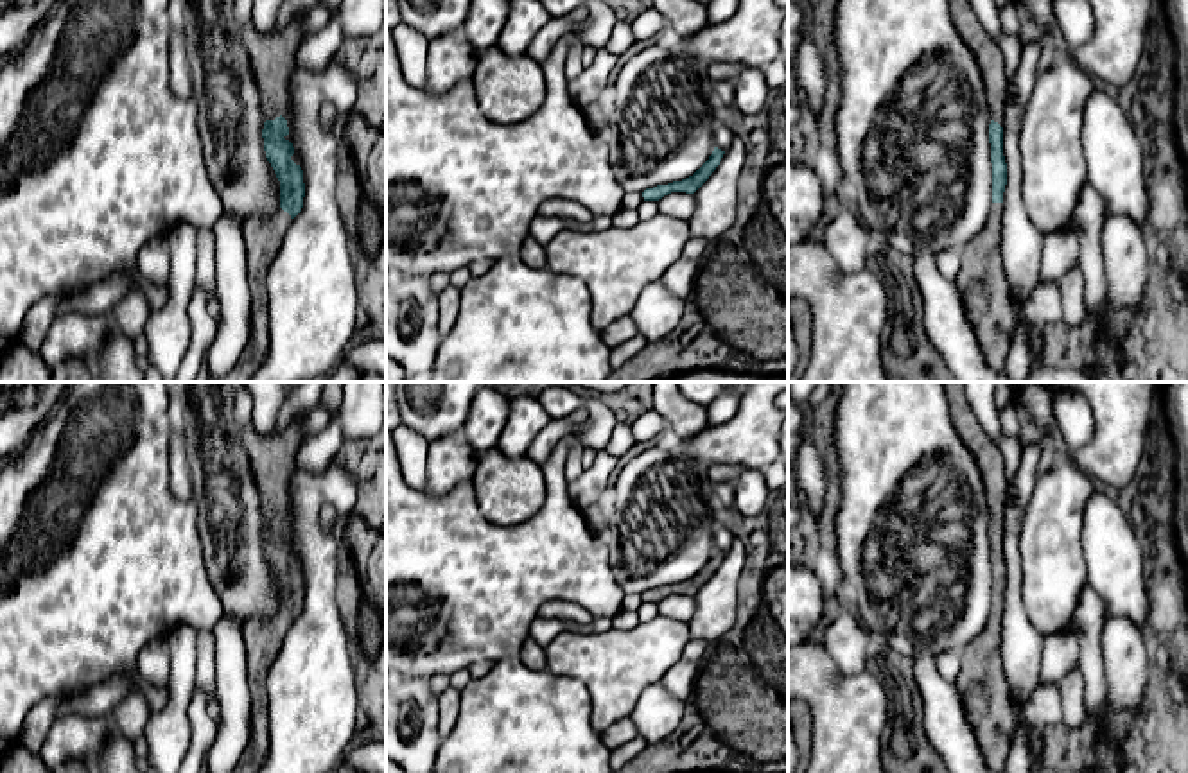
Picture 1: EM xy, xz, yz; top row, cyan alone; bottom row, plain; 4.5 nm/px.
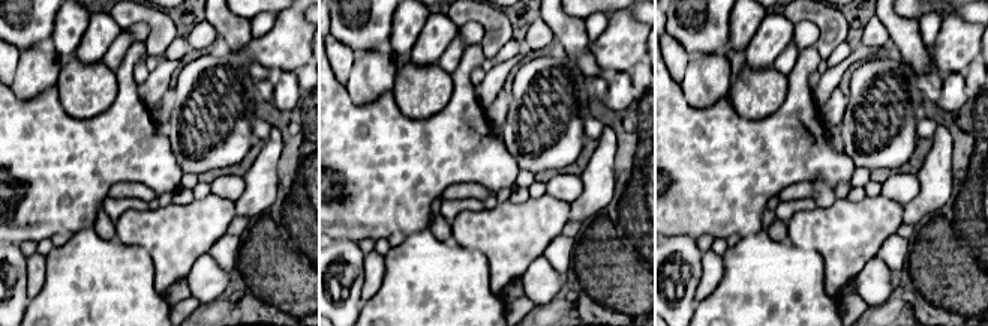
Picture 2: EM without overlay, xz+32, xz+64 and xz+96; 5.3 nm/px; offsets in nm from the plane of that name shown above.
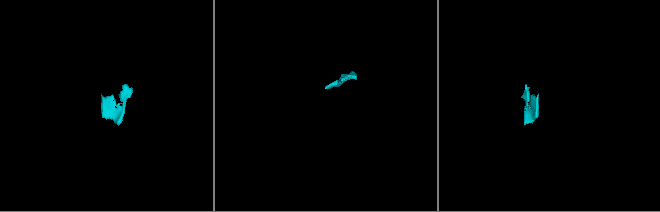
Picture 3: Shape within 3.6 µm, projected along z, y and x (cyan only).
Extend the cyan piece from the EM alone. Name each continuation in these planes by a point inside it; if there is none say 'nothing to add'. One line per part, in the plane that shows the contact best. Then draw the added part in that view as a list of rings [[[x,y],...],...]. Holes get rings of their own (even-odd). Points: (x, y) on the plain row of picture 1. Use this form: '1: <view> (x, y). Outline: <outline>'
1: xy (271, 456). Outline: [[[298,414],[287,429],[267,434],[258,434],[248,423],[242,432],[242,445],[260,491],[264,520],[275,522],[282,517],[287,522],[289,534],[293,531],[289,481],[298,470],[296,452],[307,439],[303,434],[303,420],[305,414]]]
2: xy (262, 637). Outline: [[[282,610],[273,619],[253,619],[244,628],[244,649],[248,658],[248,685],[251,692],[251,737],[230,773],[257,773],[269,748],[269,696],[266,680],[280,655],[291,617]]]

